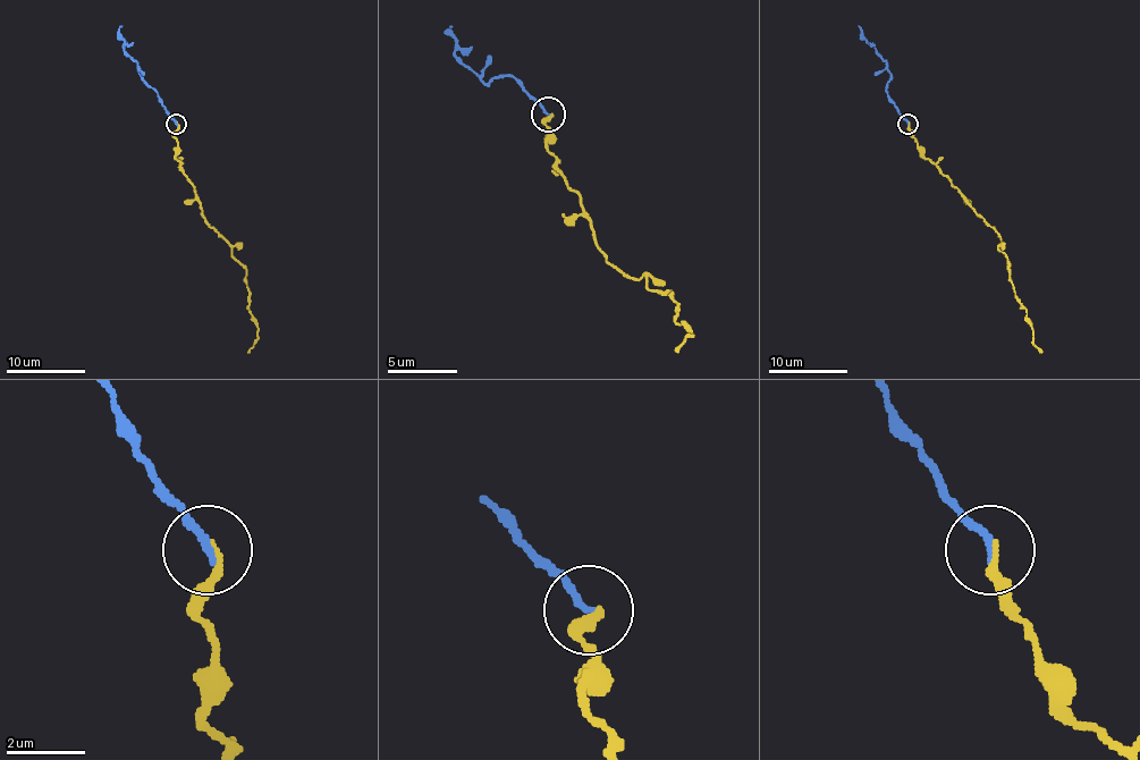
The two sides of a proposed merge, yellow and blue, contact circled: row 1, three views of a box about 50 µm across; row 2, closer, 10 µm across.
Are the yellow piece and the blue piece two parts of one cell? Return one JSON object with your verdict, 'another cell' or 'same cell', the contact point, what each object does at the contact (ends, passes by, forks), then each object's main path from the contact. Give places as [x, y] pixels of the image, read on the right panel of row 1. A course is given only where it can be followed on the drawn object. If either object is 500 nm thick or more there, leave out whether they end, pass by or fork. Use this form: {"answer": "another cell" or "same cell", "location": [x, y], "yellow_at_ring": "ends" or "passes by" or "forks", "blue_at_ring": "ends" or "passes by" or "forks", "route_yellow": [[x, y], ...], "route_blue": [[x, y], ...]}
{"answer": "same cell", "location": [908, 124], "yellow_at_ring": "ends", "blue_at_ring": "ends", "route_yellow": [[910, 124], [910, 131], [925, 159], [937, 167], [997, 233], [1015, 298], [1033, 329], [1033, 345], [1041, 353]], "route_blue": [[908, 124], [888, 94], [888, 65], [859, 25]]}

